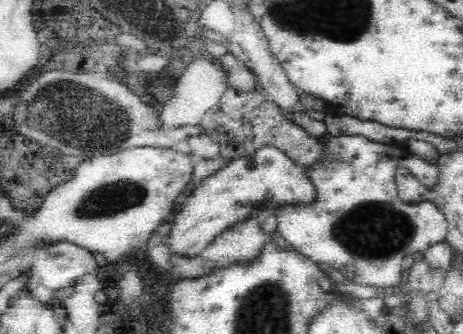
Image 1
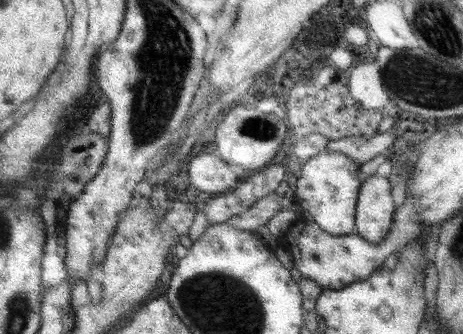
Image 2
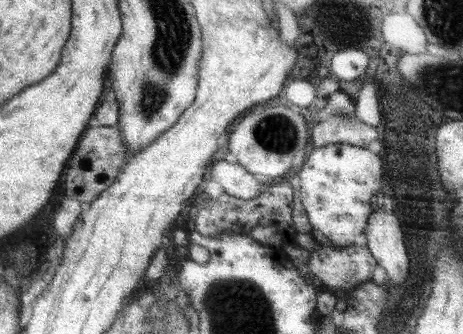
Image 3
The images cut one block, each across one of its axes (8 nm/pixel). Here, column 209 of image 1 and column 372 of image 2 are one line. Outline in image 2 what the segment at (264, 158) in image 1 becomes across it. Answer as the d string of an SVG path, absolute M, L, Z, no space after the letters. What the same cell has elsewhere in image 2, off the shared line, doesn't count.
M369 176L357 196L355 208L355 232L369 244L383 242L393 226L395 202L391 196L391 184L387 178Z

